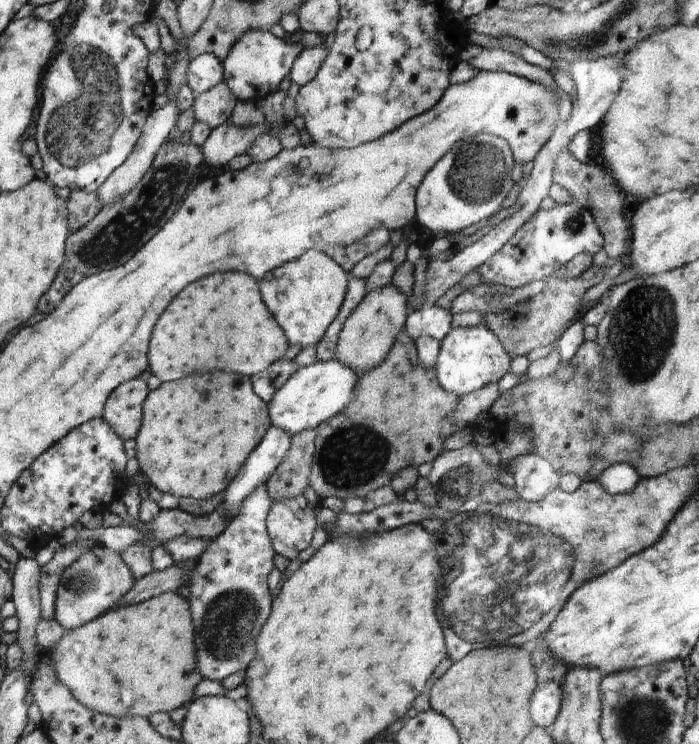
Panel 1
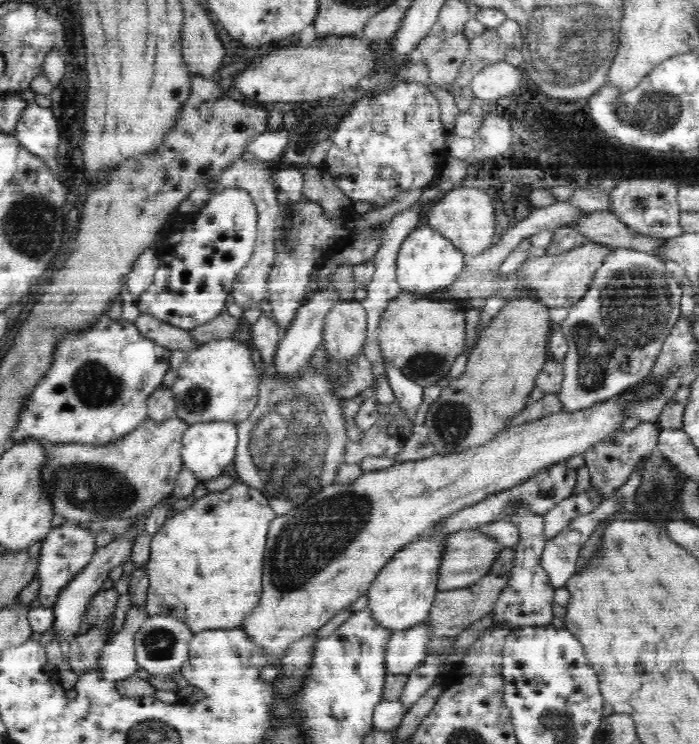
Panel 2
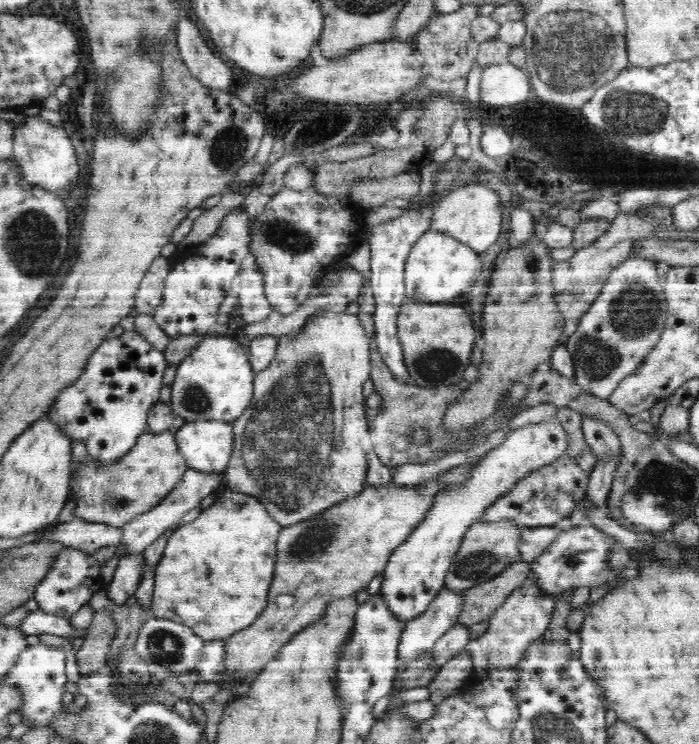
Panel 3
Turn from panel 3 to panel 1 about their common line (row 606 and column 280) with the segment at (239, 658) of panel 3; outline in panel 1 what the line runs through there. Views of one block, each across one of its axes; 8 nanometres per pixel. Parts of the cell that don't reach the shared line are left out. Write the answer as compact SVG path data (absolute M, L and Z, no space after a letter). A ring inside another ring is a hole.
M308 250L304 256L276 268L276 272L268 272L268 276L260 280L260 288L264 288L264 300L268 300L268 308L276 312L276 320L280 320L287 339L303 349L315 346L336 318L347 291L348 279L348 272L340 268L334 258L318 250Z

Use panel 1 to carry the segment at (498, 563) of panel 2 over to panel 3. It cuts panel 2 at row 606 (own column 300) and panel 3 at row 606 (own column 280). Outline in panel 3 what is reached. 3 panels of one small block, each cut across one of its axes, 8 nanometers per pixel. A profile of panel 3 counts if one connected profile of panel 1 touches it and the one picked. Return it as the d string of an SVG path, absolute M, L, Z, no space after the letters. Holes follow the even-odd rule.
M513 561L498 577L463 591L463 607L455 622L469 627L489 620L505 598L528 578L530 571L529 563Z

